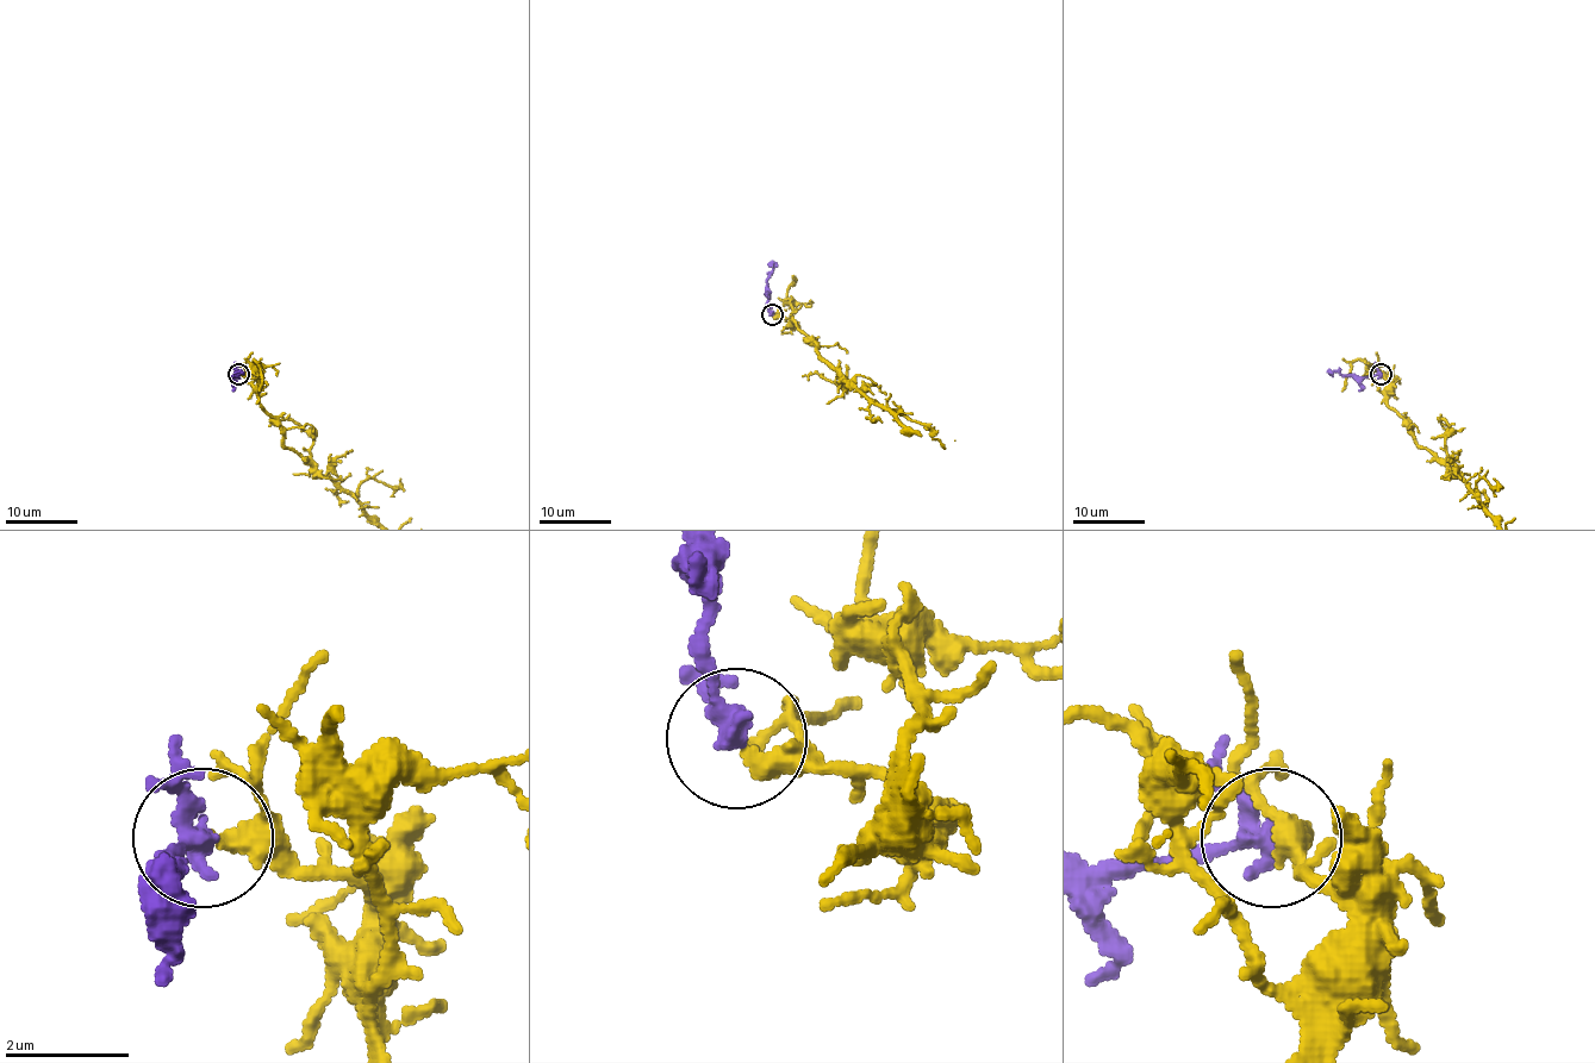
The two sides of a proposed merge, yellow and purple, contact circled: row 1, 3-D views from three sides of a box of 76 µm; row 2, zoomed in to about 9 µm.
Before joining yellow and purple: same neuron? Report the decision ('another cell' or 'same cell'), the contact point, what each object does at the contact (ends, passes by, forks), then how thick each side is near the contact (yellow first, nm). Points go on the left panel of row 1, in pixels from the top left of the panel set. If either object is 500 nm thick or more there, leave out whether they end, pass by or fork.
same cell; at (238, 374); yellow ends there; purple passes by; 320 nm thick on the yellow side, 280 nm on the other

